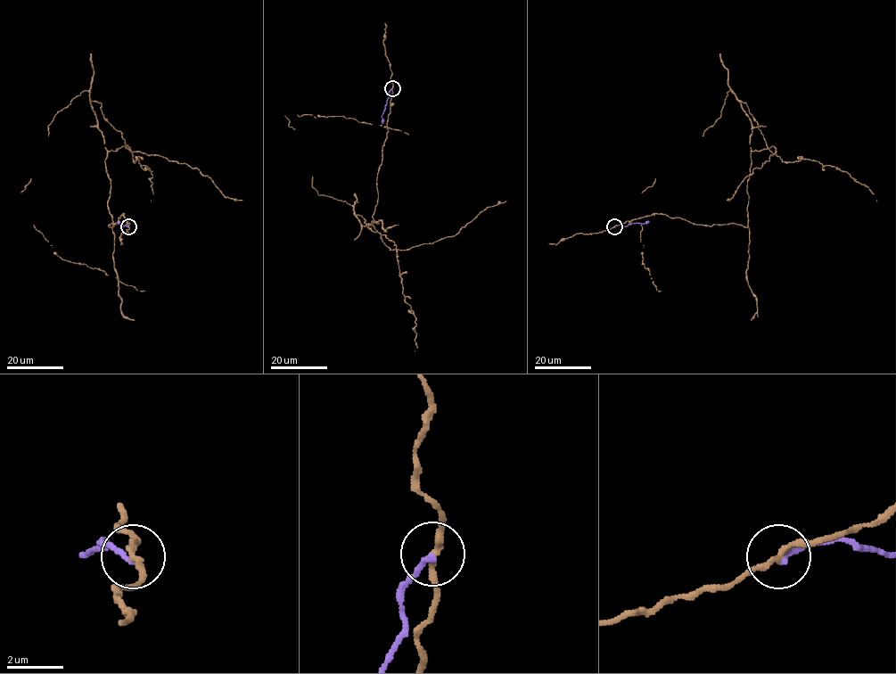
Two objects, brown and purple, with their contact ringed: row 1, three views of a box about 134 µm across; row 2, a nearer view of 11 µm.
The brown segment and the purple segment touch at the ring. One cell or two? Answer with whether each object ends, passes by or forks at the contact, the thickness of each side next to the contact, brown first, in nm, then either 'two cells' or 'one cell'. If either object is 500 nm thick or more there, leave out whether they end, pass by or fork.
brown passes by | purple ends | 220/190 nm | two cells

